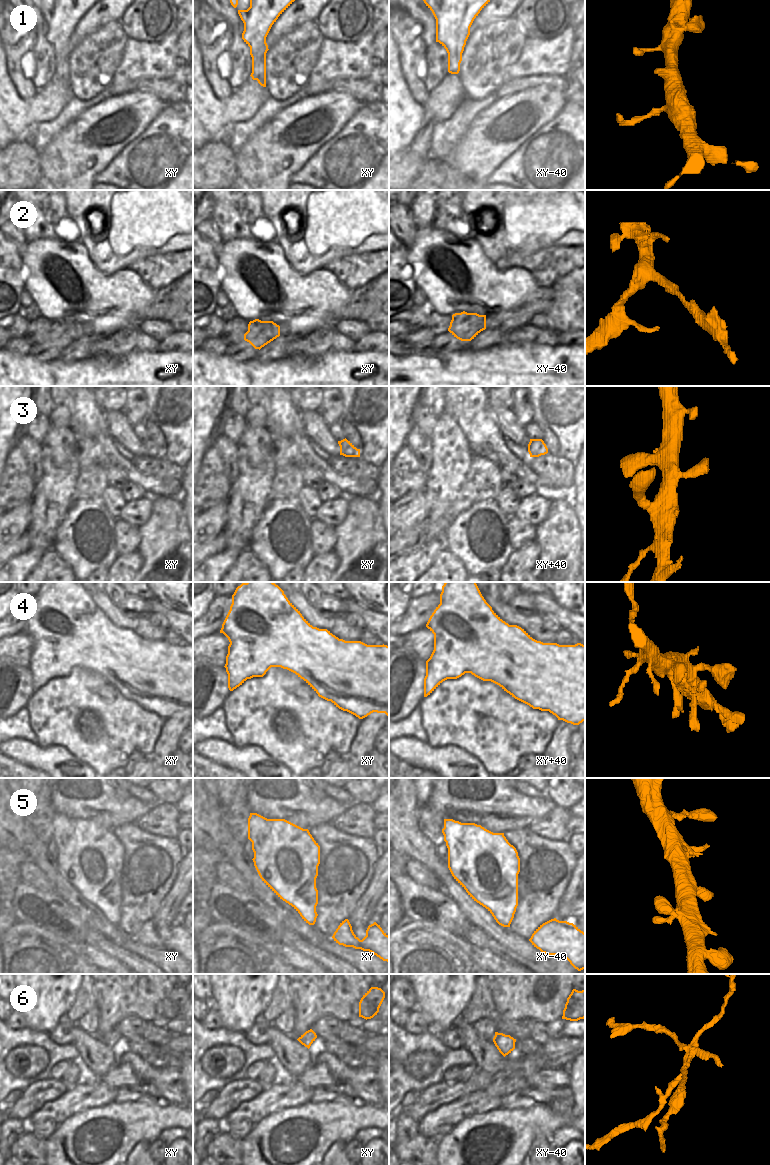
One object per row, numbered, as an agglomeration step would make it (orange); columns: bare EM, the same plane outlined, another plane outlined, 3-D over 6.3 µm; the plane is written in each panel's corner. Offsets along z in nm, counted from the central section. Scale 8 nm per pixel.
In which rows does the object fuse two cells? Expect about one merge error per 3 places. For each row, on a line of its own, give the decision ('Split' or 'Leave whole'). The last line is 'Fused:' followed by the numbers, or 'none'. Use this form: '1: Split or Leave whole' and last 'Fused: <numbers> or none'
1: Leave whole
2: Leave whole
3: Leave whole
4: Leave whole
5: Leave whole
6: Split
Fused: 6.

